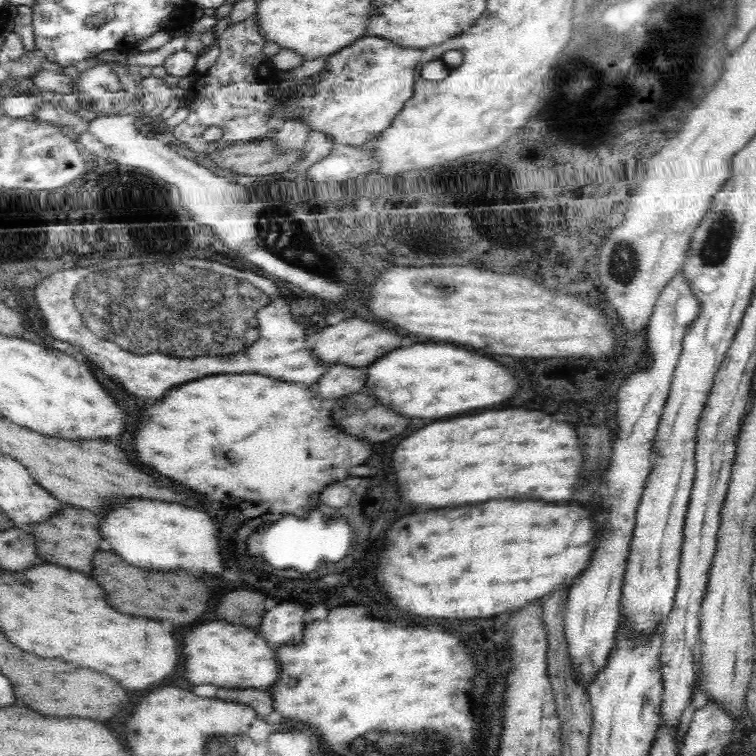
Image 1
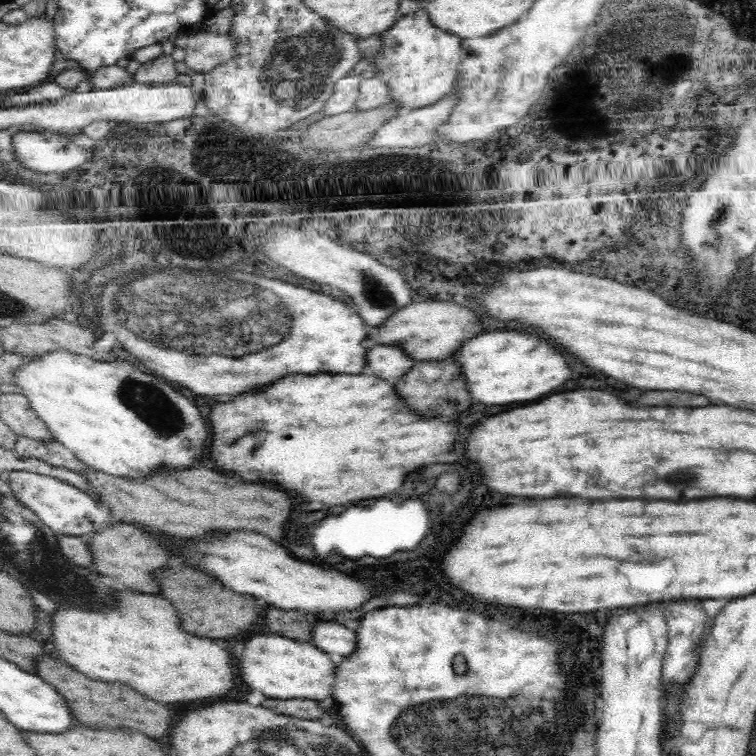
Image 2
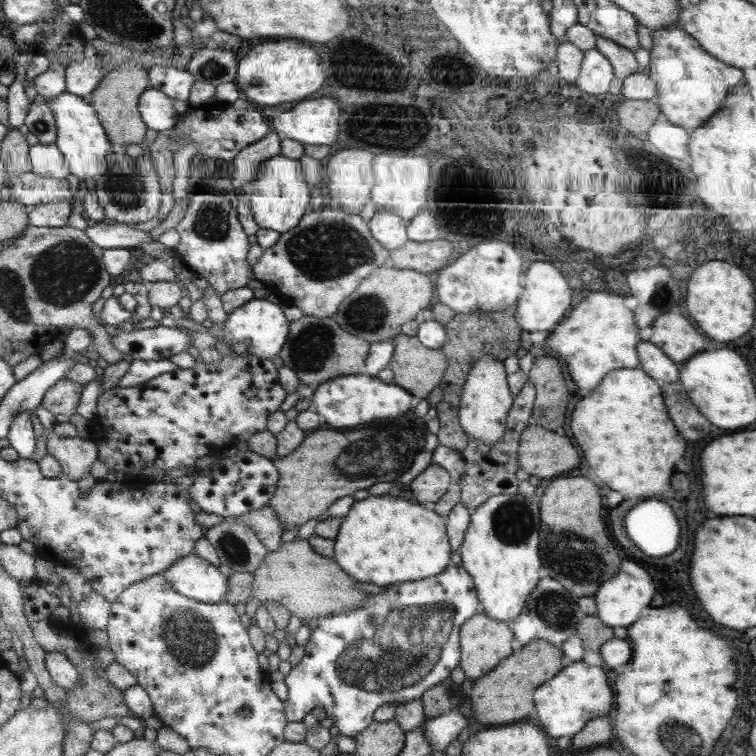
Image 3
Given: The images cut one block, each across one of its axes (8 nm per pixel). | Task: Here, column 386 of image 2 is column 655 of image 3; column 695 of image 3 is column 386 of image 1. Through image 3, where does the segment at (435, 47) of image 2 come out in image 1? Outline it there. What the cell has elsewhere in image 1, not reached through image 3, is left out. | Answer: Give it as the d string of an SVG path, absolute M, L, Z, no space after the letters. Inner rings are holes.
M365 34L350 46L325 57L325 67L316 74L318 80L290 84L282 94L280 106L272 108L272 118L300 121L309 128L310 133L325 134L334 146L362 146L369 140L375 140L391 124L392 118L404 108L404 101L412 96L417 73L415 66L421 57L420 53L422 50L410 50L407 47L396 46L387 39Z

